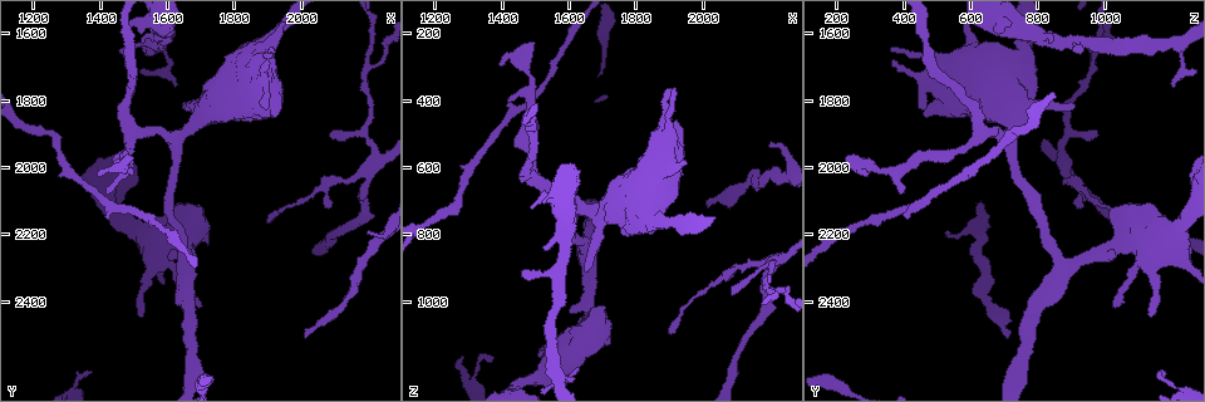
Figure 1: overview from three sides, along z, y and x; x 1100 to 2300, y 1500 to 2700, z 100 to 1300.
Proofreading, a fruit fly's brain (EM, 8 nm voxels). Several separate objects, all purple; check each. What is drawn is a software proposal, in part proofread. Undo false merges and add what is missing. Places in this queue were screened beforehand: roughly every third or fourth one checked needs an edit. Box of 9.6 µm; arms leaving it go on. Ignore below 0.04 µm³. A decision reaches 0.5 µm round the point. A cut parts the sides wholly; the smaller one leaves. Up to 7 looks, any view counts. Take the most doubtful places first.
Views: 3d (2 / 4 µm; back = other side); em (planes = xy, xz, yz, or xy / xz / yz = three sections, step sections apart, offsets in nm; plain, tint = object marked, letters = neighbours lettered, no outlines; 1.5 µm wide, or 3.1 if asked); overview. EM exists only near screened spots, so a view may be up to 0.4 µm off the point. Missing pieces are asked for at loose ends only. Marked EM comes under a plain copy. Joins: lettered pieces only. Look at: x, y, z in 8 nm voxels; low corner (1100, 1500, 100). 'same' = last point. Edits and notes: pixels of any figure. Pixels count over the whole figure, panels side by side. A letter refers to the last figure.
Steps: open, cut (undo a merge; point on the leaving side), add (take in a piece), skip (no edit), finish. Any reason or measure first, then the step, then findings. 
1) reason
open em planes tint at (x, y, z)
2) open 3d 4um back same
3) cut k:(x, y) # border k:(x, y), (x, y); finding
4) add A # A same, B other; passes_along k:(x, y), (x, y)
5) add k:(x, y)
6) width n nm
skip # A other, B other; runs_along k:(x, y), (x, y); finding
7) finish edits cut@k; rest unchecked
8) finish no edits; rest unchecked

free end
open em yz step 4 tint at (1590, 2270, 1040)

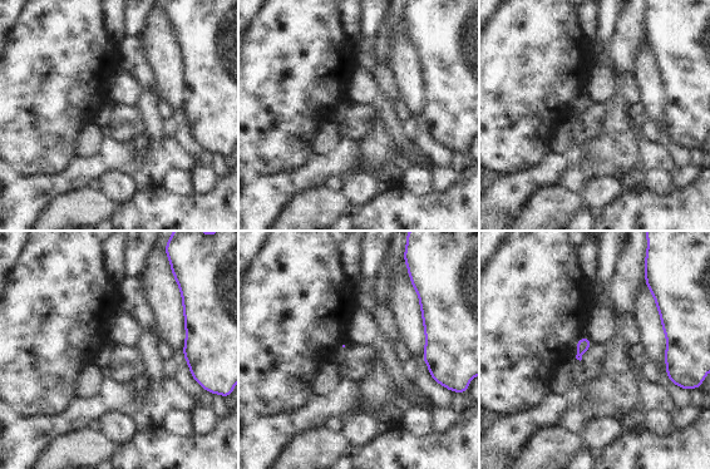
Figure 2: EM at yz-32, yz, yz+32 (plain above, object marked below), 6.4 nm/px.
cut it another way
open em planes letters same

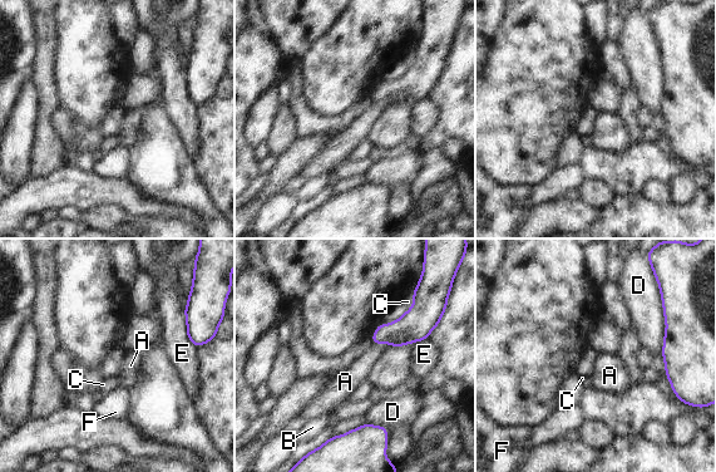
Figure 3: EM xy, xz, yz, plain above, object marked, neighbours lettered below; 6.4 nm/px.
longest_contact D 320 nm
skip # A other, B other, C other, D other, E other, F other; none of them fits

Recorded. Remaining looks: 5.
long arm stops here
open em planes letters at (2020, 2510, 720)

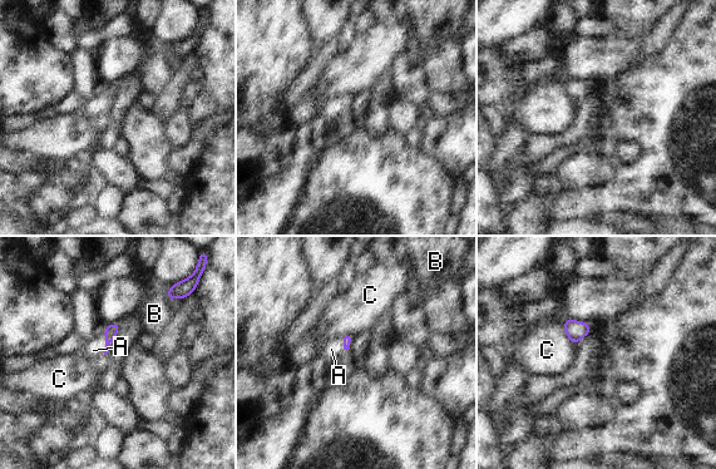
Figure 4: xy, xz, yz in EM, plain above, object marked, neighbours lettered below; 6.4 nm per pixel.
longest_contact C 190 nm
add A # A same, B other, C other; it goes on there

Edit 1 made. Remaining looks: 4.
branch stops here
open em planes tint at (1520, 2440, 1140)

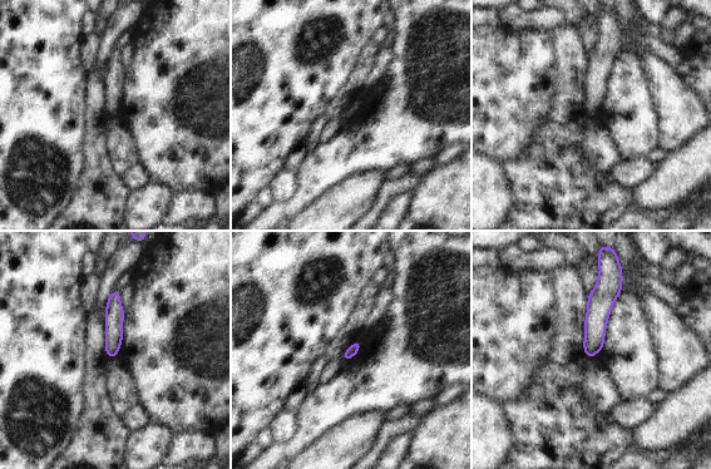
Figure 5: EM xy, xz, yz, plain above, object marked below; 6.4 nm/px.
see the neighbours
open em planes letters same

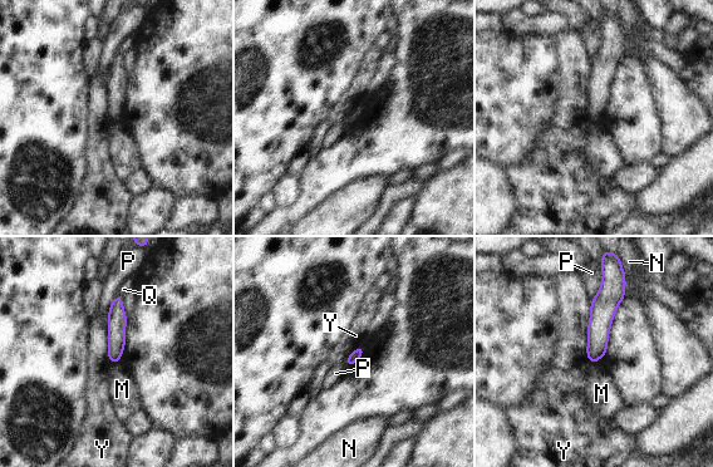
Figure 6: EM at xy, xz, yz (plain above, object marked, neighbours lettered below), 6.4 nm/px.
skip # M other, N other, P other, Q other, Y other; no lettered piece goes on from it

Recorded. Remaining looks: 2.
finish edits add@4; rest unchecked

